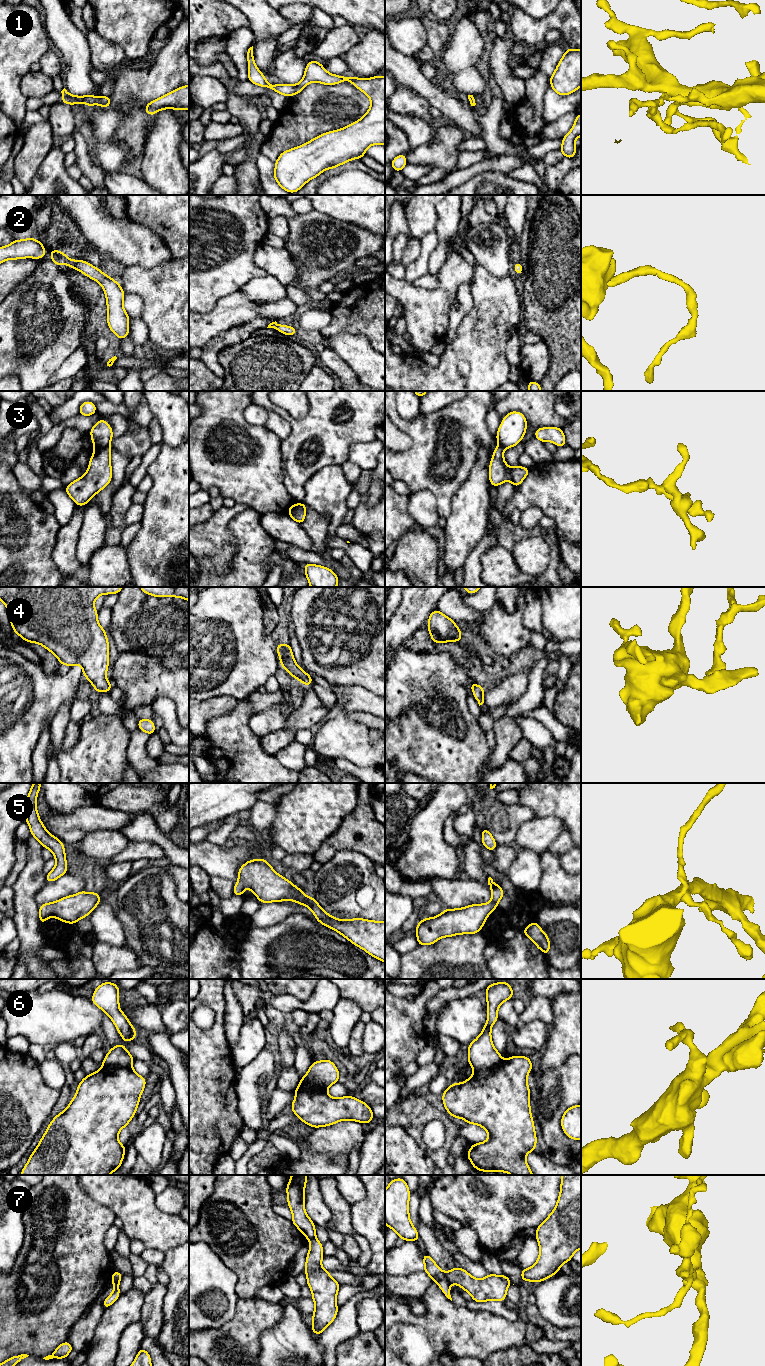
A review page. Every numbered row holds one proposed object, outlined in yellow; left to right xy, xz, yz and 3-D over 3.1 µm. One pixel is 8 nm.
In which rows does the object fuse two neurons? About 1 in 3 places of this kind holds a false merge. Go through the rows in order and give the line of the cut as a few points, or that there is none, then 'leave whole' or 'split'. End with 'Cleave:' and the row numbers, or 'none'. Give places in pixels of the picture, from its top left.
1: no cut; leave whole
2: no cut; leave whole
3: cut in xy along (109, 445), (95, 447); split
4: no cut; leave whole
5: no cut; leave whole
6: cut in xy along (103, 1064), (131, 1068); split
7: cut in yz along (445, 1273), (450, 1282); split
Cleave: 3, 6, 7

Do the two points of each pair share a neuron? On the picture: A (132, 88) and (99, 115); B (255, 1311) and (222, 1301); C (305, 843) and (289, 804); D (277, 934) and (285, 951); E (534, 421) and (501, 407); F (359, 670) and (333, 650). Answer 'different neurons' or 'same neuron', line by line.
A: different neurons
B: different neurons
C: same neuron
D: same neuron
E: same neuron
F: same neuron

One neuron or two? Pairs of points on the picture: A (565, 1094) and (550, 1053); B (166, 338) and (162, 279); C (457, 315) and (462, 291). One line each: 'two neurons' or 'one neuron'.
A: two neurons
B: one neuron
C: one neuron

